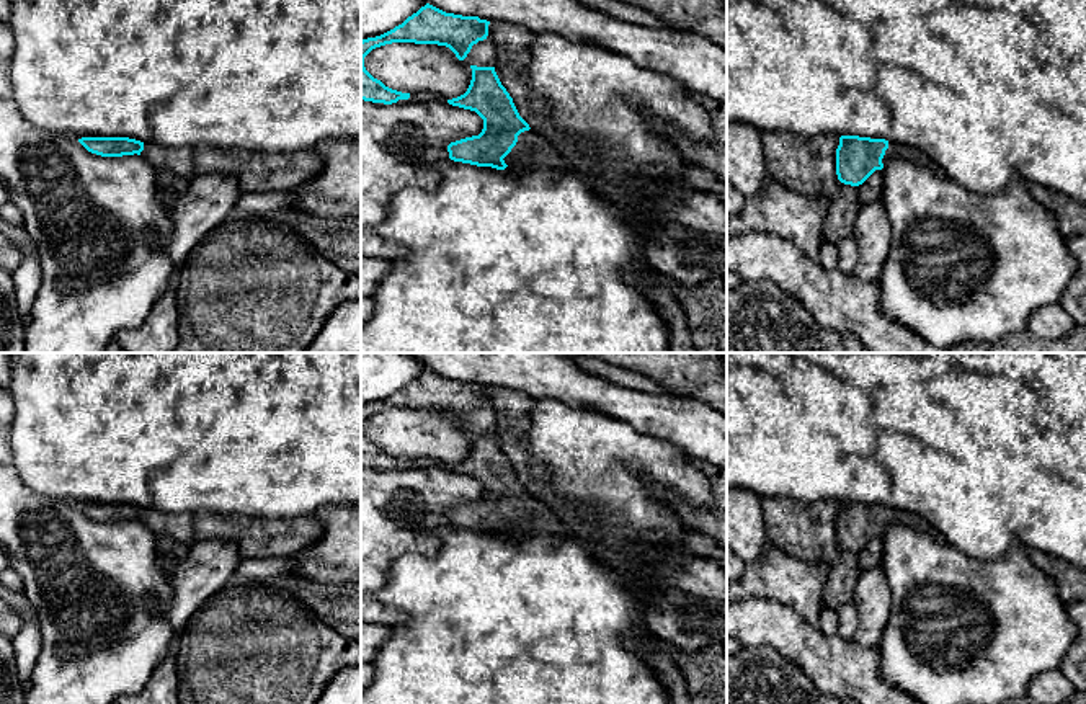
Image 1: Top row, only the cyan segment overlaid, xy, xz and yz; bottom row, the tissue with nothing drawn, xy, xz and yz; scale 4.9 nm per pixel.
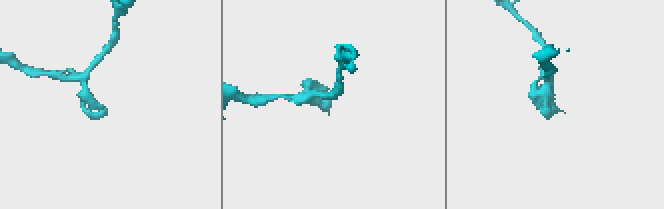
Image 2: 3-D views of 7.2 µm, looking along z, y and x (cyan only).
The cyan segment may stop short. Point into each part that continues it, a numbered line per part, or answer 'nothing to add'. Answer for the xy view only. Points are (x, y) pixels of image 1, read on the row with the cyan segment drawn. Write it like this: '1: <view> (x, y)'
1: xy (180, 162)

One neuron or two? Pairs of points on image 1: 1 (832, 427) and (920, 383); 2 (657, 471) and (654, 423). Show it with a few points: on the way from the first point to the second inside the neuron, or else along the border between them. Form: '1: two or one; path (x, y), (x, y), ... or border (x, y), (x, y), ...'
1: one; path (853, 405), (876, 383), (899, 383)
2: two; border (621, 420), (644, 433), (675, 443), (688, 456)

